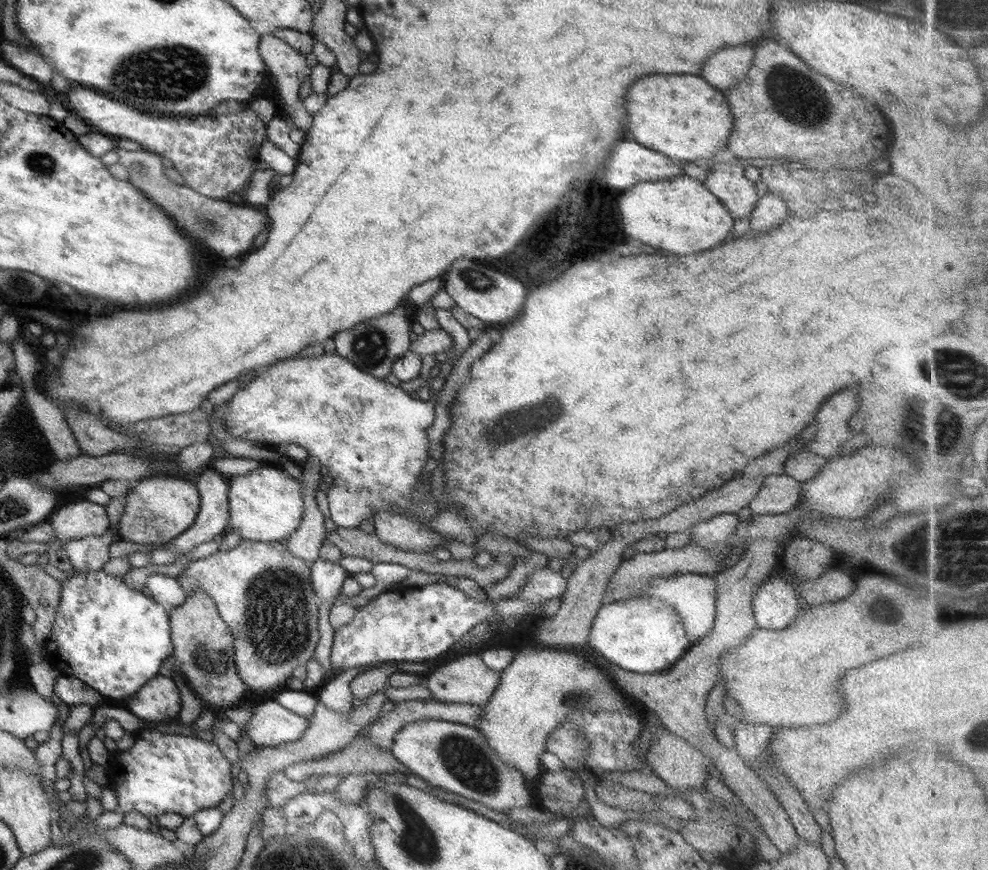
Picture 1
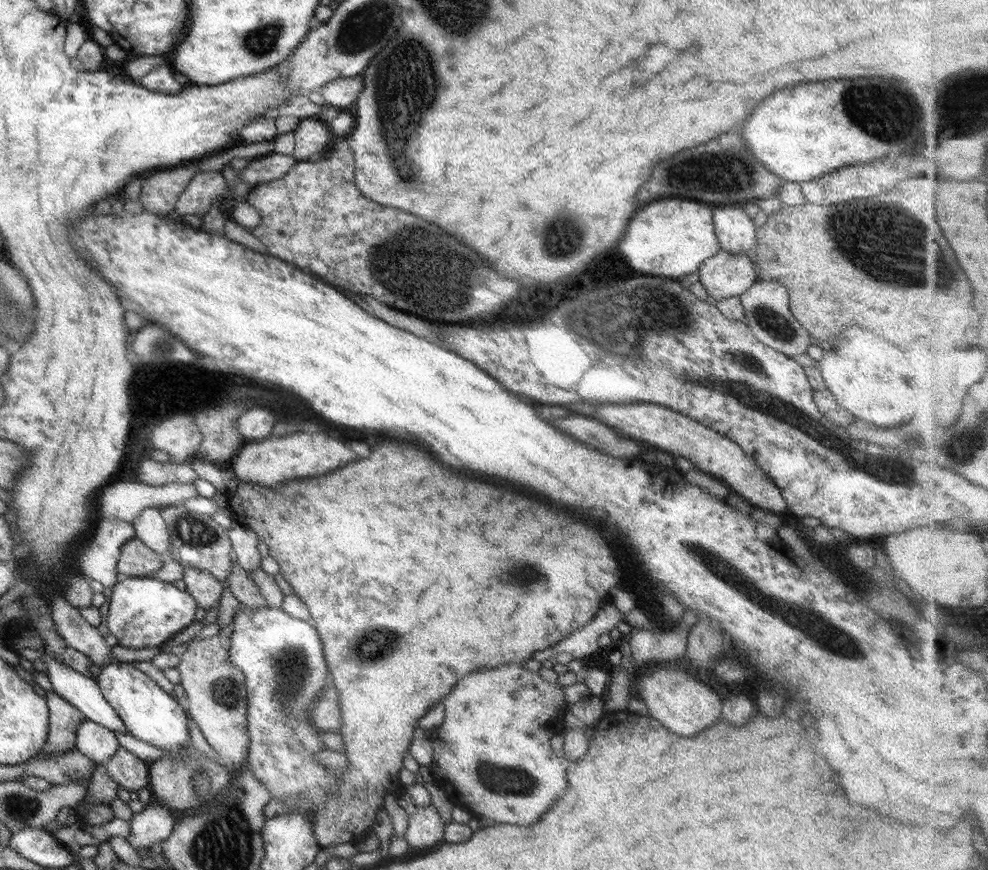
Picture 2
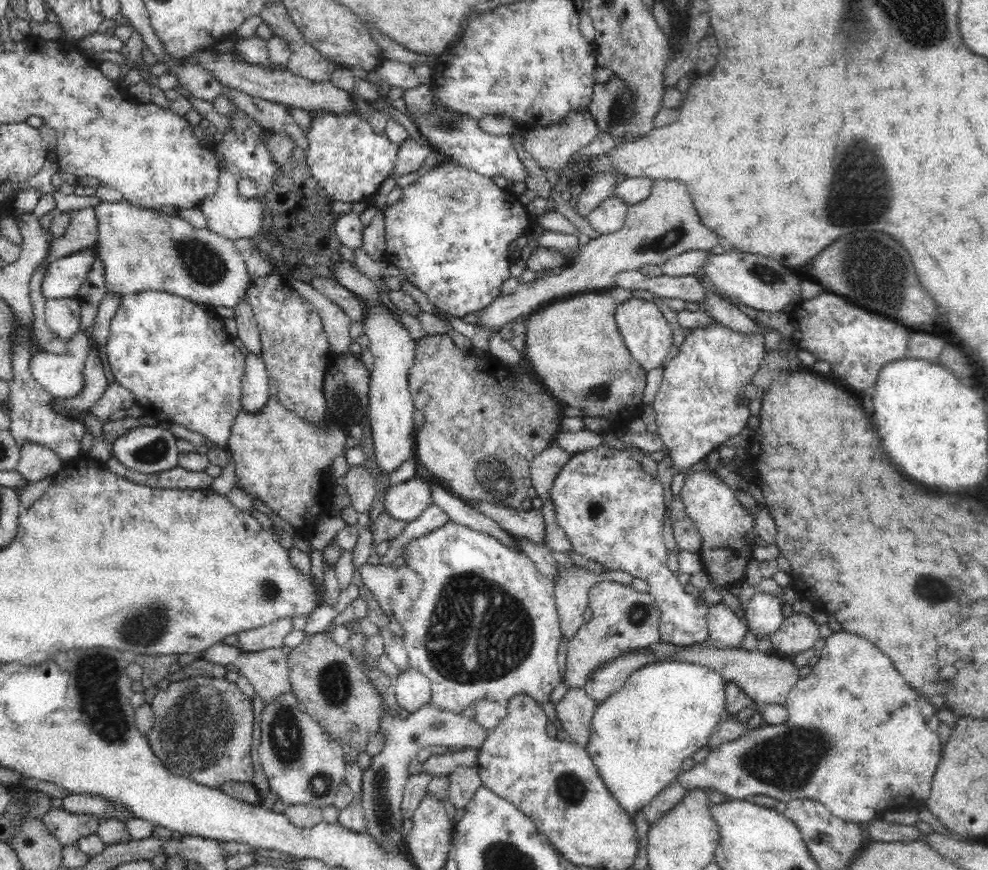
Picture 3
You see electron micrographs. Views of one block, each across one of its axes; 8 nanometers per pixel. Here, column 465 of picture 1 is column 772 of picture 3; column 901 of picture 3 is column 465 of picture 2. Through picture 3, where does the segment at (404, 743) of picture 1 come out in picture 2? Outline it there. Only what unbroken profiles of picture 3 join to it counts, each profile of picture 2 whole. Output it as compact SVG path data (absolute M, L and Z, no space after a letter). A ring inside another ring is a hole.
M503 663L489 668L489 670L479 670L479 672L471 672L471 674L461 676L451 688L451 692L441 697L441 703L443 703L445 709L445 716L441 724L436 727L435 740L437 740L437 744L433 744L433 758L437 758L437 760L432 759L429 770L434 777L433 782L458 806L463 809L467 808L467 810L471 810L471 812L475 812L481 817L484 816L494 820L494 822L527 827L536 823L541 814L545 813L559 799L559 795L565 793L565 787L567 787L565 761L557 757L549 746L553 736L559 735L564 728L562 714L560 713L564 708L563 704L566 704L566 693L559 684L547 683L543 677L539 676L537 671L523 669L517 663Z

